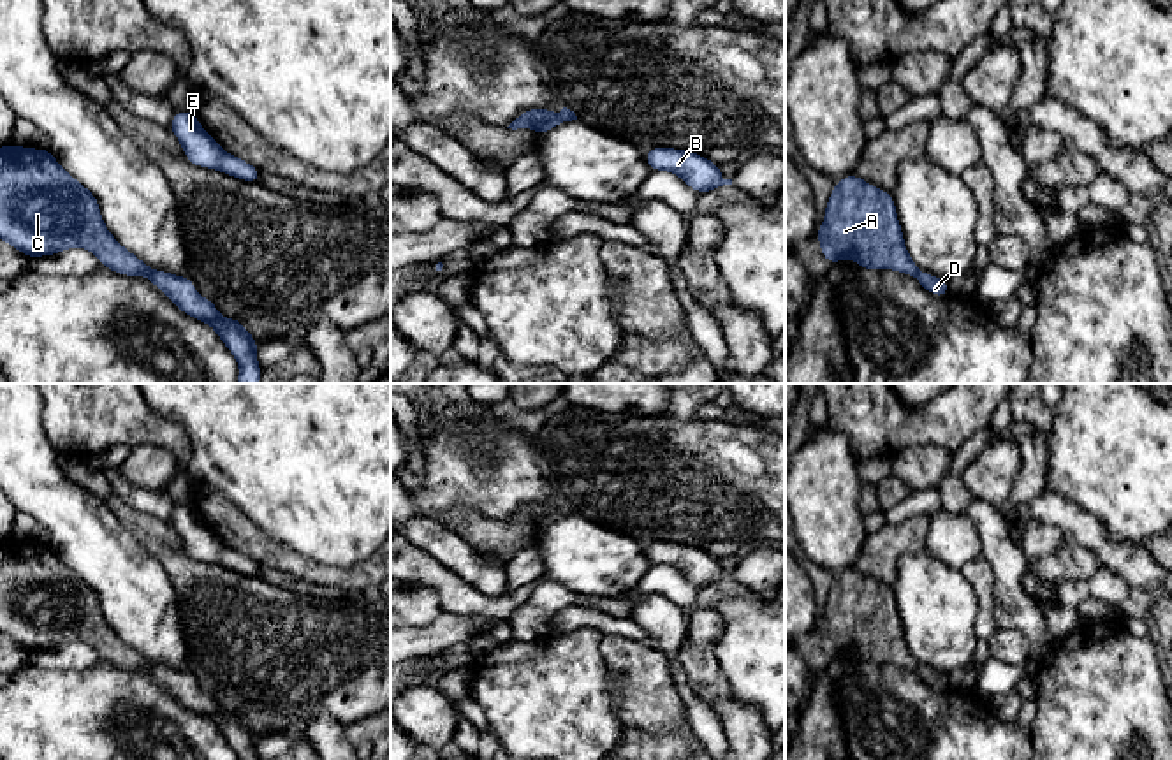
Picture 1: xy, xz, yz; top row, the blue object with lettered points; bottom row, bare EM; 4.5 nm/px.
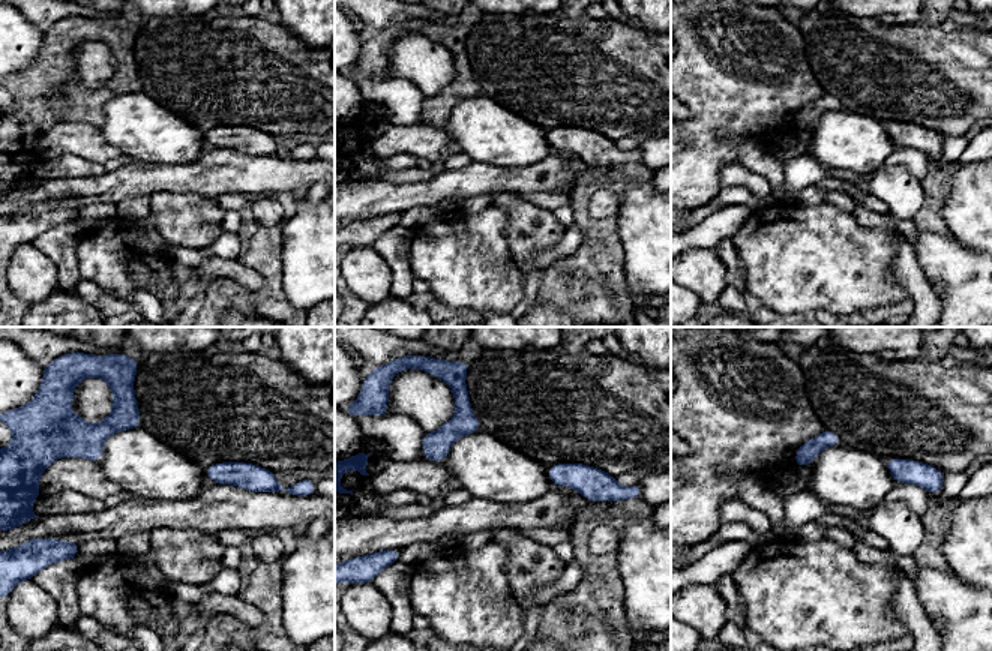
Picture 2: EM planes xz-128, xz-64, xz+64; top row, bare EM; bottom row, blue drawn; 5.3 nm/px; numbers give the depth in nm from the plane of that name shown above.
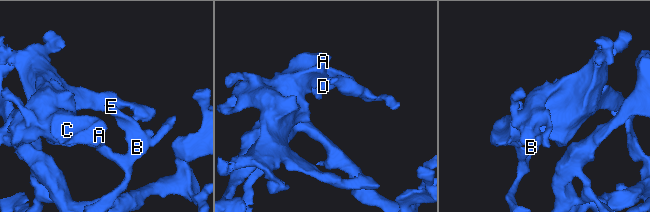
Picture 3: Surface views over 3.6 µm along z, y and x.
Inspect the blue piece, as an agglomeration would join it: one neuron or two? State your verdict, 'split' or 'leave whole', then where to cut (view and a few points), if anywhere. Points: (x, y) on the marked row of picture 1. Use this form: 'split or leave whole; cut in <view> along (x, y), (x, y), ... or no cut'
split; cut in xz along (555, 115), (535, 129)

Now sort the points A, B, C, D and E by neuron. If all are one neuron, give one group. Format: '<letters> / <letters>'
A C / B D E

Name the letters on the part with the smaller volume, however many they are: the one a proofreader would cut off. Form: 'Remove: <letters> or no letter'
Remove: A, C

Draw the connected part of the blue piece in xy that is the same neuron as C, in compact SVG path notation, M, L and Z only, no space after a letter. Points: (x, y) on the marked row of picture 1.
M0 148L0 239L28 259L81 246L118 274L155 271L113 238L97 197L48 148Z

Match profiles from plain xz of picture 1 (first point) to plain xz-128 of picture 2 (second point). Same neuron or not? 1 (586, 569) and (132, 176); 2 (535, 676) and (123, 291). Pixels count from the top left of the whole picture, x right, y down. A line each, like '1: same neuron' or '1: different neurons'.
1: different neurons
2: same neuron

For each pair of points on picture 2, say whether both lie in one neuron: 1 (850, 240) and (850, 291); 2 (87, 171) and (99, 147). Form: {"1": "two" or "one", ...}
{"1": "one", "2": "two"}

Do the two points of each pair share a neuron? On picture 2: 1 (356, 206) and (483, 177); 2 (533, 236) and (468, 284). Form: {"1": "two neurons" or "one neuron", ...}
{"1": "one neuron", "2": "two neurons"}

